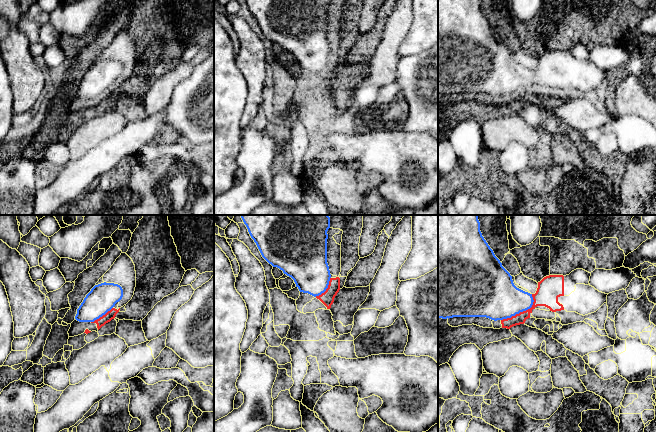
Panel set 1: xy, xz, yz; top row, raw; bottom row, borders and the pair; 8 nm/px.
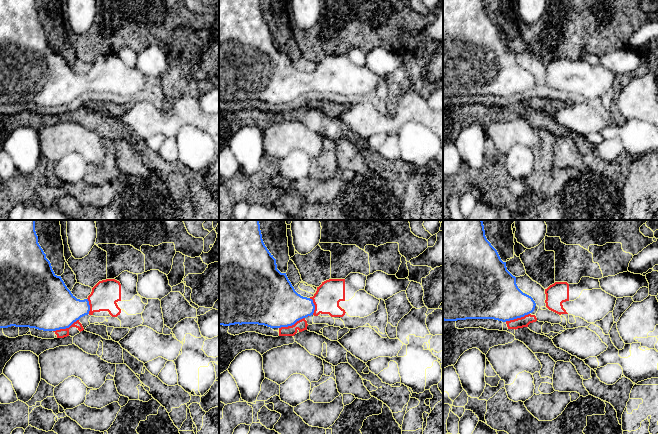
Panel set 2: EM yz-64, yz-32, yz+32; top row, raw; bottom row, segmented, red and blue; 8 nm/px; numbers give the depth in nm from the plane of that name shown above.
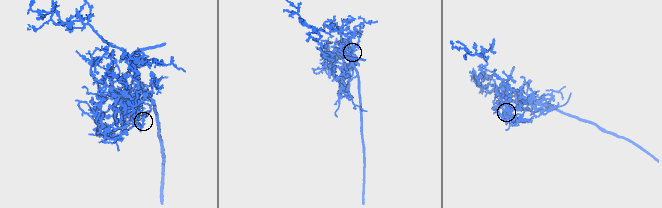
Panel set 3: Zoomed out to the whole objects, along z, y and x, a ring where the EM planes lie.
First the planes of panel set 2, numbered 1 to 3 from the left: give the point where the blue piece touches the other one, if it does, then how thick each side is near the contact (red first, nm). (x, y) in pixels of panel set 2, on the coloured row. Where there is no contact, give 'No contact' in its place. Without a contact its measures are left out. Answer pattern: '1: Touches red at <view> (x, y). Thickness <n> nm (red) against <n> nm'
1: Touches red at yz-64 (66, 328). Thickness 70 nm (red) against 420 nm
2: Touches red at yz-32 (292, 325). Thickness 90 nm (red) against 400 nm
3: Touches red at yz+32 (517, 318). Thickness 80 nm (red) against 380 nm

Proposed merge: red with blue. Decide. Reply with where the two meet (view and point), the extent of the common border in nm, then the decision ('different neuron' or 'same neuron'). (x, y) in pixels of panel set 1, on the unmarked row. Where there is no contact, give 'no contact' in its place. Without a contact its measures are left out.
meets red in yz at (523, 87); contact 340 nm long; same neuron

